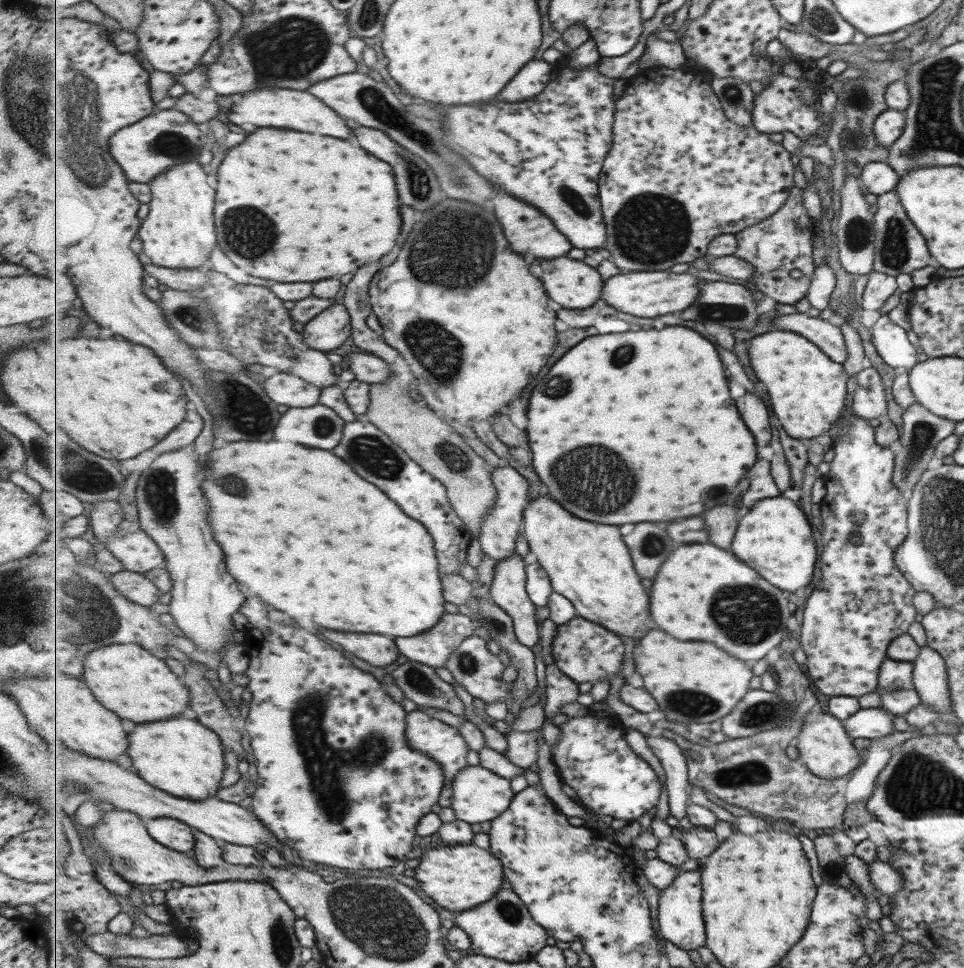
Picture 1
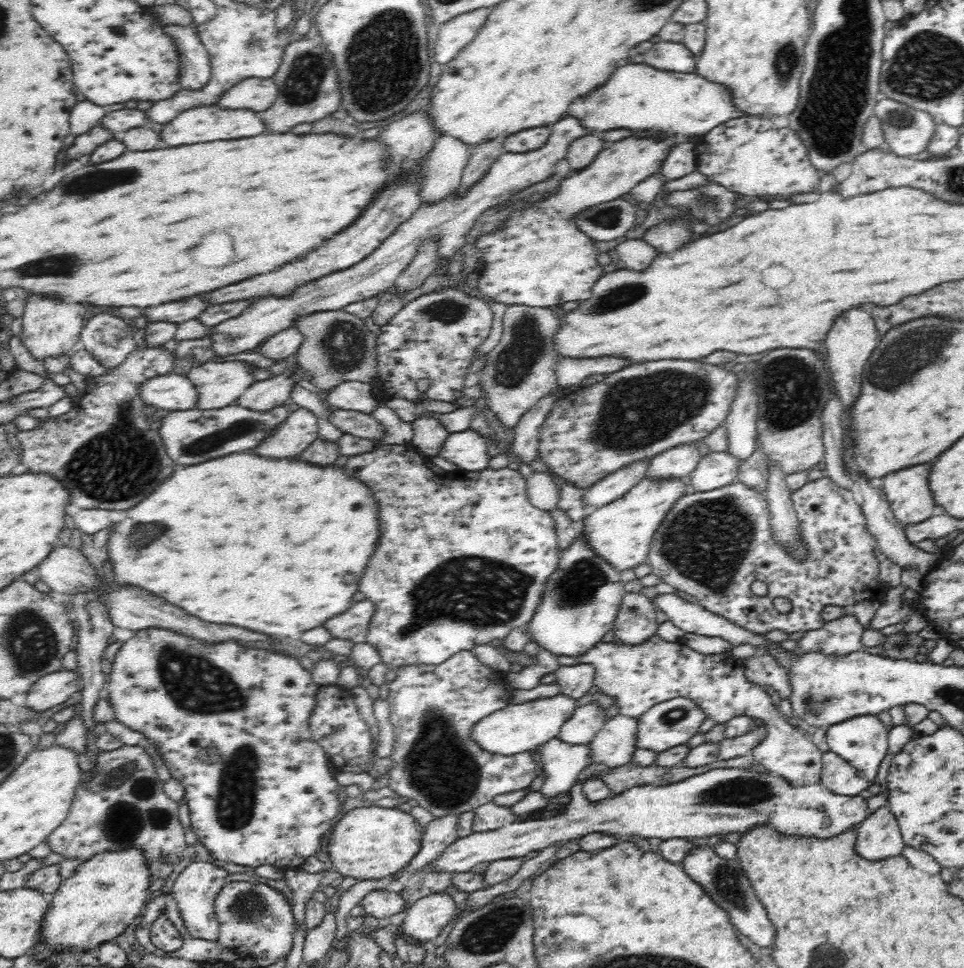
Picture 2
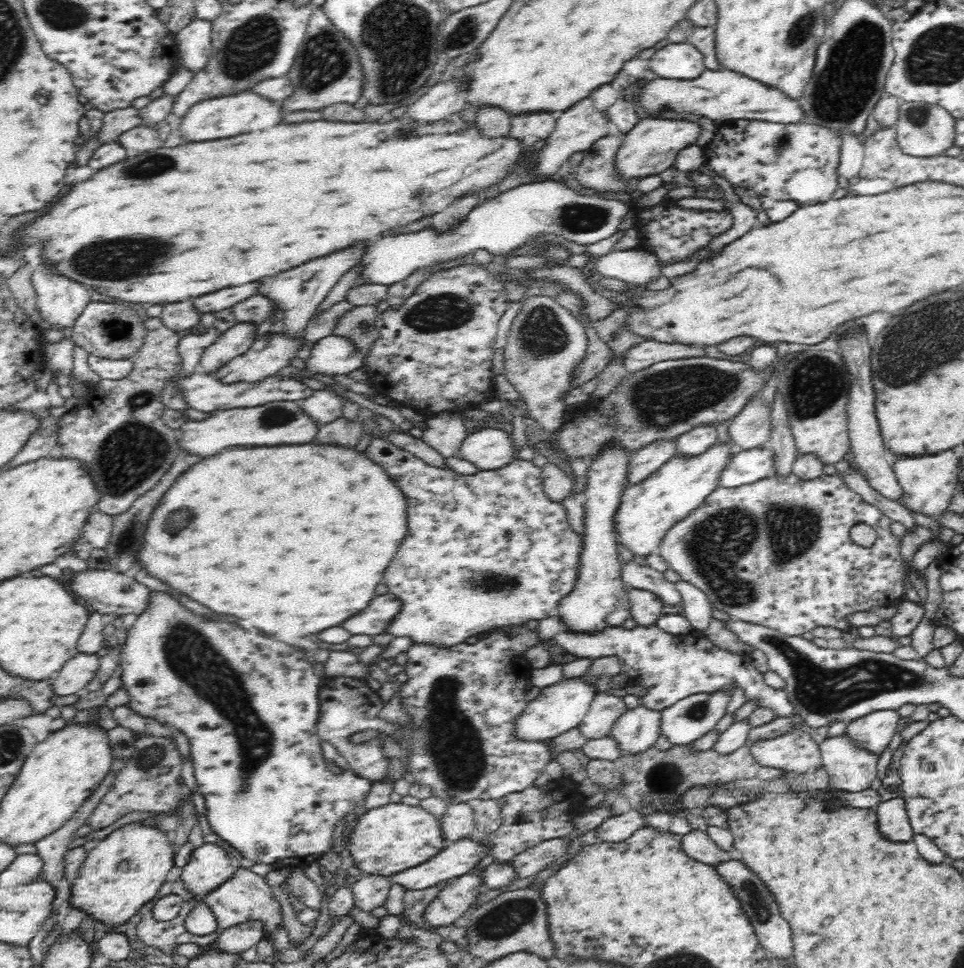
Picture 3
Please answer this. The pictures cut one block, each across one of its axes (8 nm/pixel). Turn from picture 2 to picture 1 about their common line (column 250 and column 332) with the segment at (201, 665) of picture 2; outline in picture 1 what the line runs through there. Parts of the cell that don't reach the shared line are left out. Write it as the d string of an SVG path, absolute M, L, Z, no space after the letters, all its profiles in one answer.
M249 598L249 604L241 608L241 612L249 618L254 628L246 638L245 646L249 652L249 667L246 673L249 675L248 688L253 694L249 711L246 714L245 729L251 738L251 746L256 759L258 772L257 789L252 796L252 808L260 821L285 845L295 850L298 858L319 865L328 865L336 868L347 868L358 873L371 873L371 870L380 872L396 866L399 861L406 861L405 856L411 852L411 844L418 835L417 825L424 814L431 812L431 806L440 801L441 793L447 786L442 766L430 758L428 754L412 748L408 744L406 728L408 727L408 712L403 710L399 702L386 693L384 686L373 674L355 668L351 660L347 660L339 650L335 650L331 644L321 640L315 634L309 634L303 628L291 626L291 624L277 624L269 620L269 606L265 606L257 598Z

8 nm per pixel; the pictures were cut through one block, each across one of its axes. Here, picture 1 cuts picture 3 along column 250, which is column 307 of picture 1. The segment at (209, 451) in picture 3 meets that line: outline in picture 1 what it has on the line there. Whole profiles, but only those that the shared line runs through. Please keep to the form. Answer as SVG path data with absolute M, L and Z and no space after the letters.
M319 403L311 407L290 408L279 420L279 426L275 428L275 436L281 440L295 442L295 444L305 444L311 448L334 450L343 440L345 426L347 422L339 416L335 409Z

